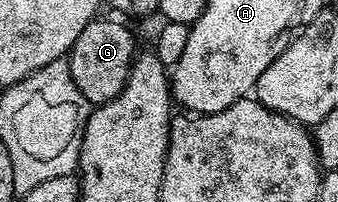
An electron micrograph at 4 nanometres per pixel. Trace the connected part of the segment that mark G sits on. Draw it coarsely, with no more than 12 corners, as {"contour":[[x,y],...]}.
{"contour":[[98,17],[67,62],[90,104],[114,99],[134,58],[132,33]]}

